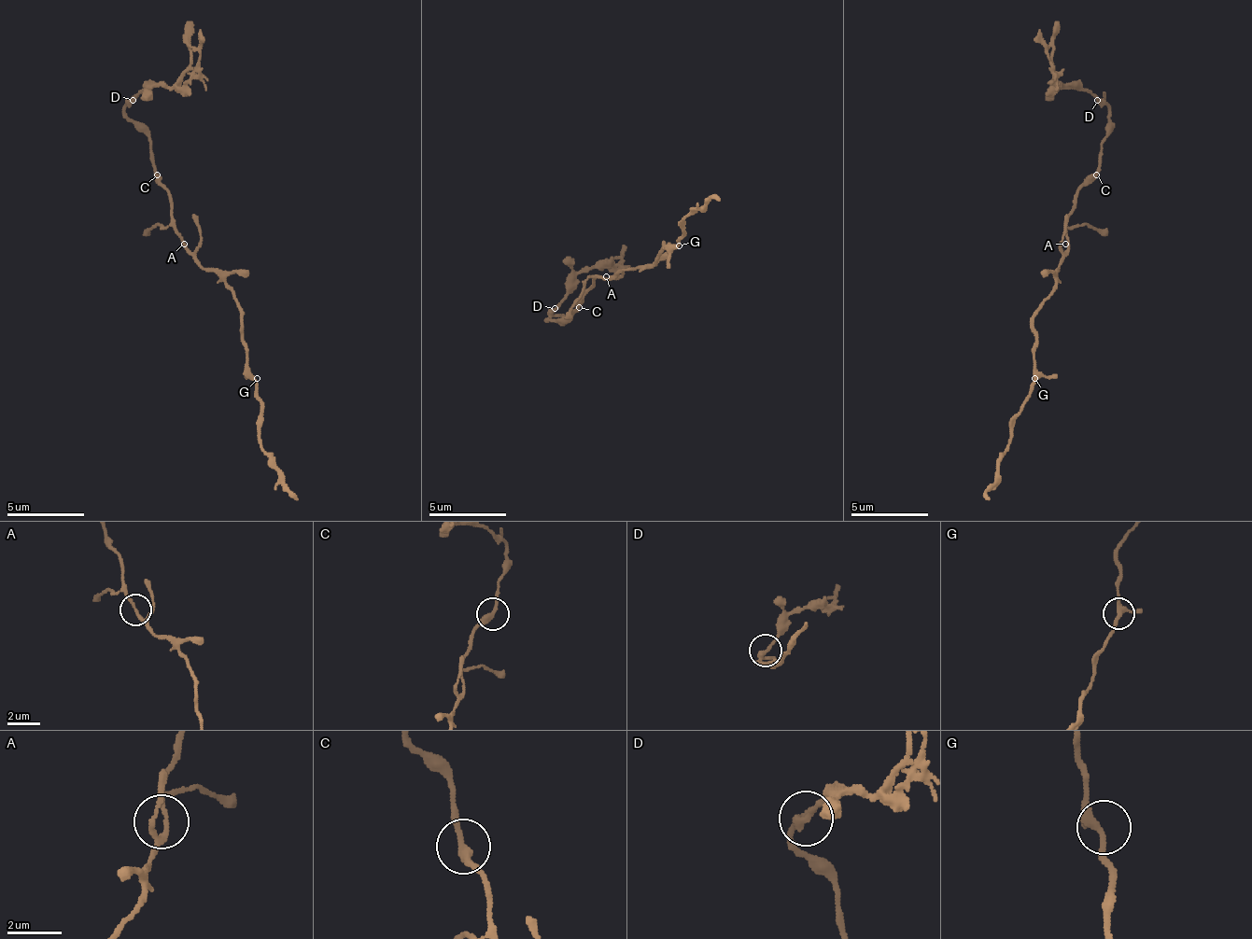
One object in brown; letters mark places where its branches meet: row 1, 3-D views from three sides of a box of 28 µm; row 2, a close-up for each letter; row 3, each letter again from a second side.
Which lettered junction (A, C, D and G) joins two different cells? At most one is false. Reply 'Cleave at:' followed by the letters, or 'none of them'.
Cleave at: D

